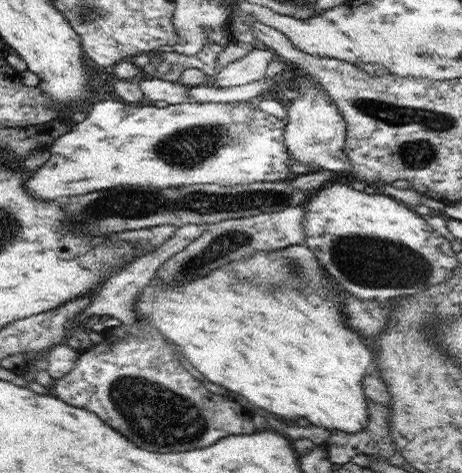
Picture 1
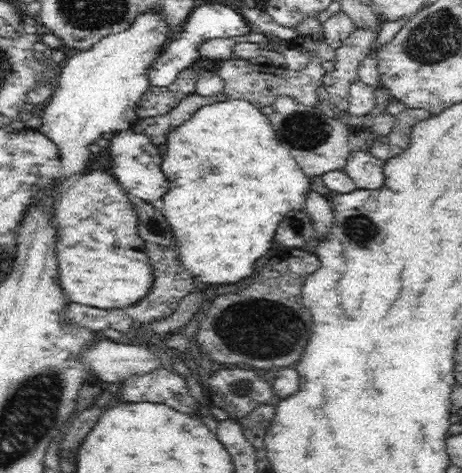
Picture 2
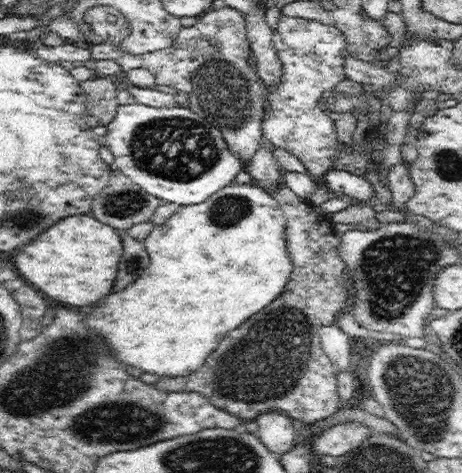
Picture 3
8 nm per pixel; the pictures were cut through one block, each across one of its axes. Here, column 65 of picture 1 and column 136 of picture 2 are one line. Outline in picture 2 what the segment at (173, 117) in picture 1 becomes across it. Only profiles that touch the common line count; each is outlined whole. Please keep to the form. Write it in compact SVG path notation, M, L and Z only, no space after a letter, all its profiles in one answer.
M132 128L128 132L118 132L110 140L106 151L106 164L112 164L111 174L116 178L120 186L130 194L138 196L138 200L156 202L168 192L168 180L161 168L163 155L157 146L143 133L136 134Z

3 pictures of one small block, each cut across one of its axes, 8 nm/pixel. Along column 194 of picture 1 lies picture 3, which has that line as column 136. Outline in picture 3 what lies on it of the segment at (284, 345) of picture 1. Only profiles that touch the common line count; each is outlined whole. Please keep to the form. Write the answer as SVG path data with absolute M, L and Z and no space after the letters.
M233 183L200 204L181 206L145 238L150 266L126 290L112 292L86 314L86 326L98 332L124 364L158 376L188 376L200 369L222 336L276 300L289 281L293 262L286 248L282 207L261 186Z

